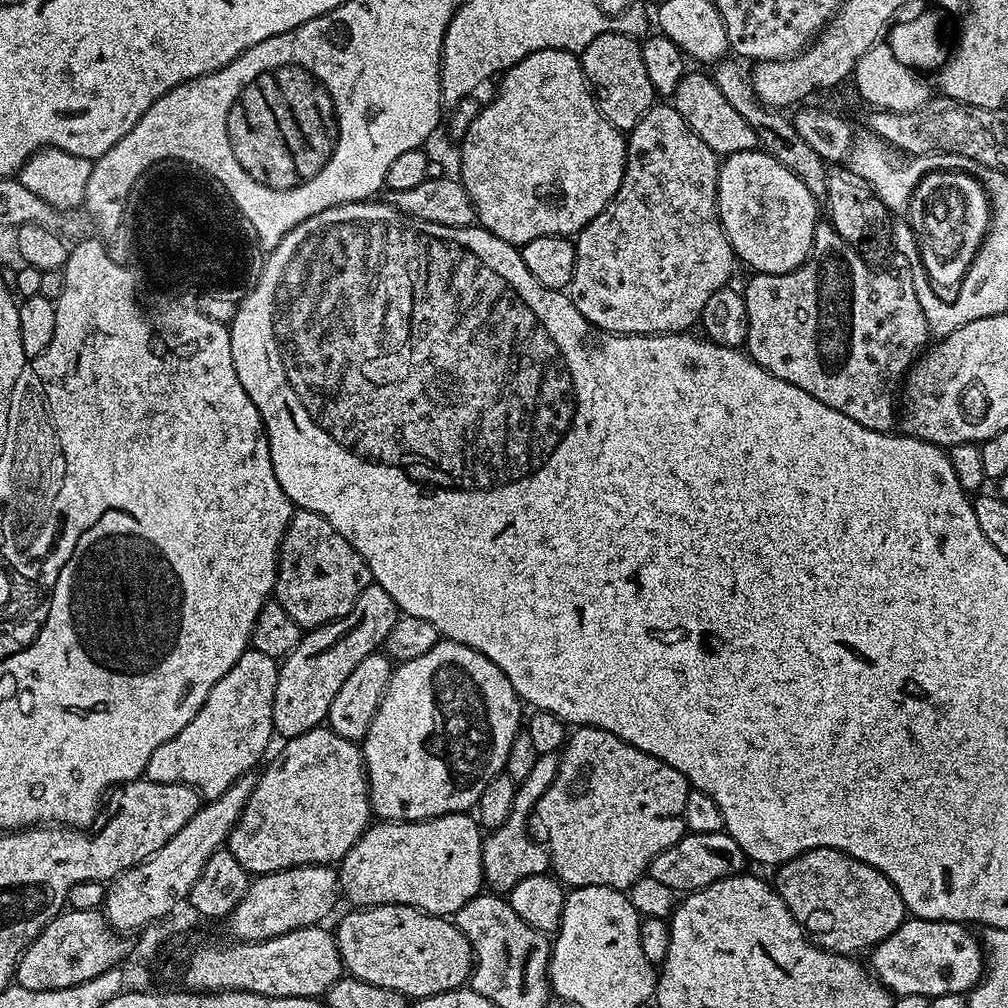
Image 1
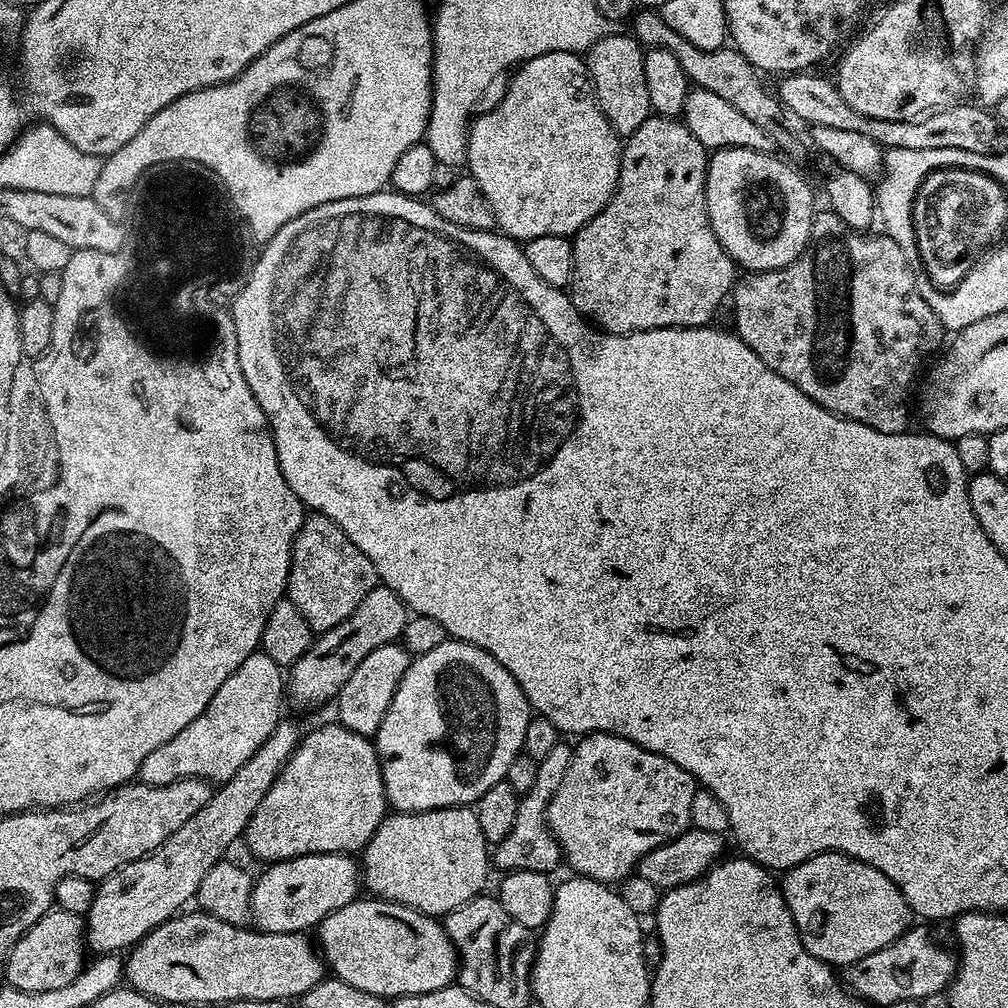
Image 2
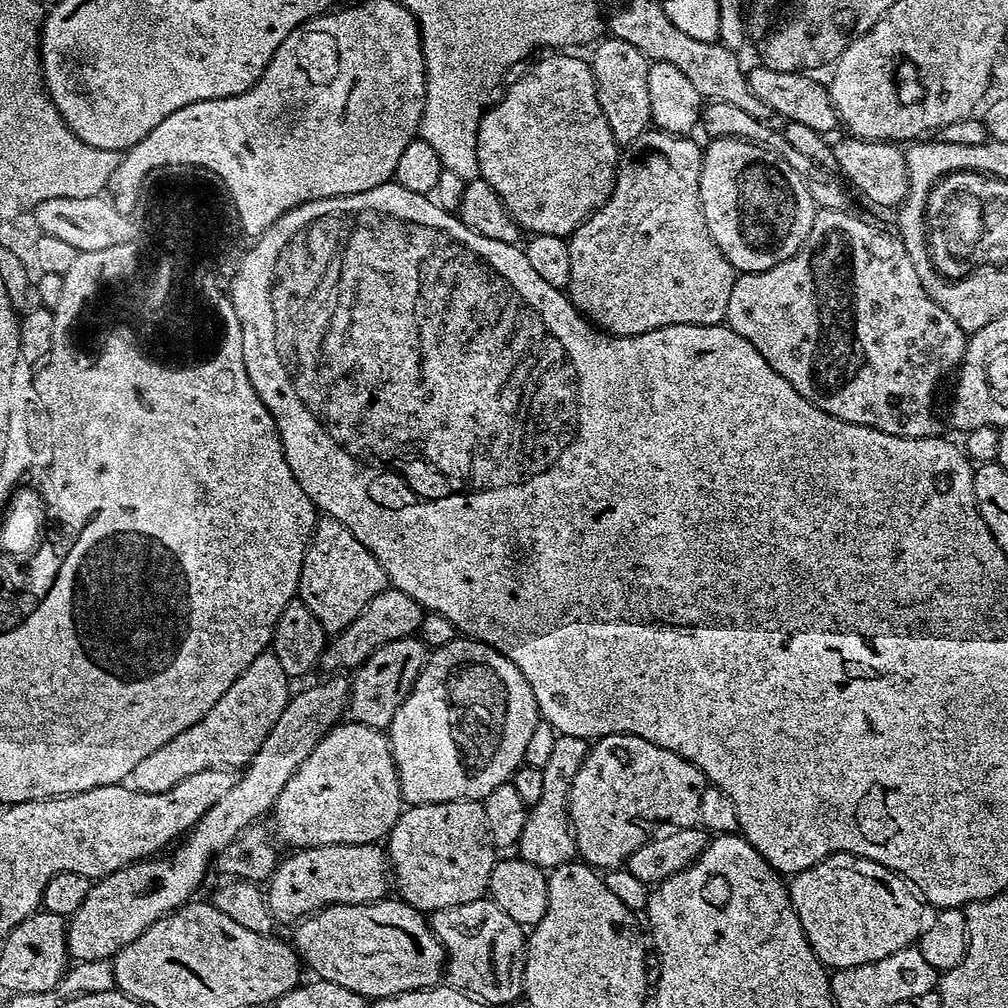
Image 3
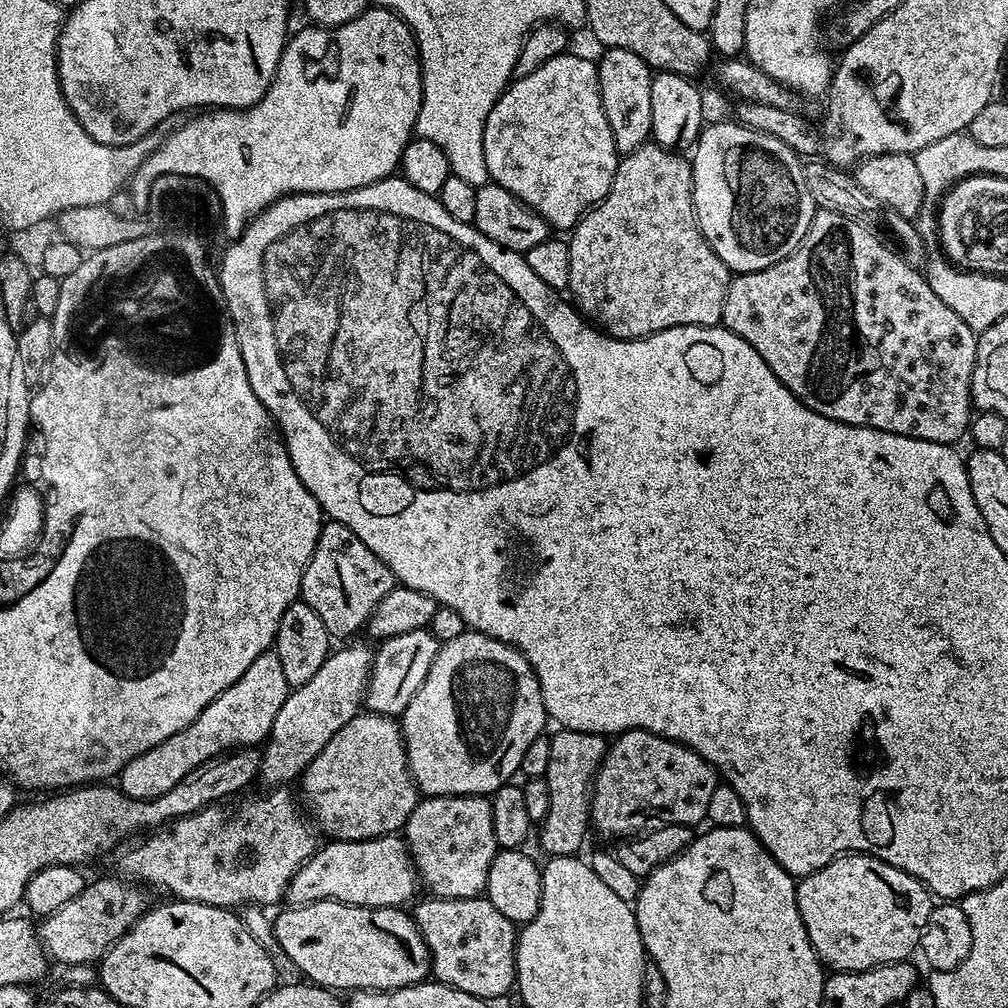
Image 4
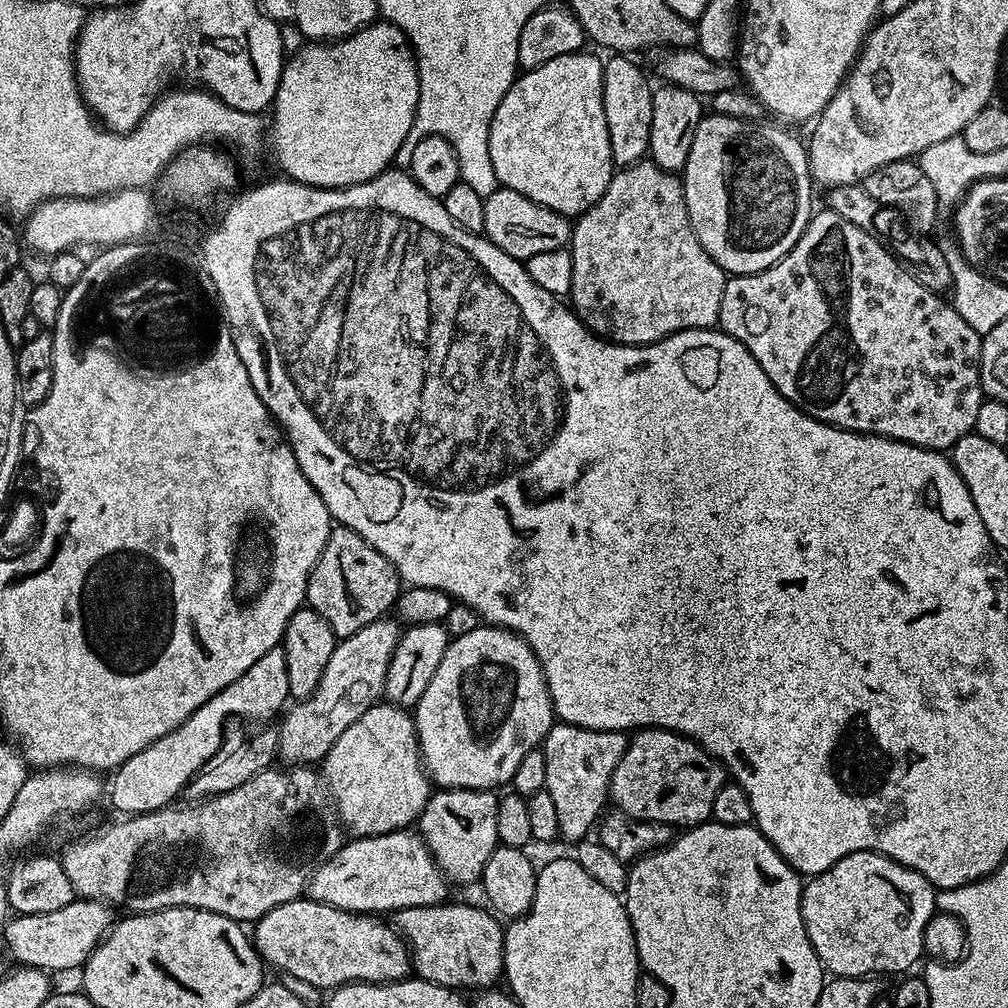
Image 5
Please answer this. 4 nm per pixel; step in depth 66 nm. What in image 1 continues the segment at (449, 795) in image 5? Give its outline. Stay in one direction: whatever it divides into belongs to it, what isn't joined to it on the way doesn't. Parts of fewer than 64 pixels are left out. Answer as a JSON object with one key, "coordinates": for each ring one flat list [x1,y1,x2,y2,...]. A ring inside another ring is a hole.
{"coordinates":[[455,812,429,820,386,820,373,823,354,842,338,865,340,890,353,909,373,908,379,904,401,904,428,912,431,916,451,917,466,902,481,895,484,884,482,846,484,836,475,815]]}

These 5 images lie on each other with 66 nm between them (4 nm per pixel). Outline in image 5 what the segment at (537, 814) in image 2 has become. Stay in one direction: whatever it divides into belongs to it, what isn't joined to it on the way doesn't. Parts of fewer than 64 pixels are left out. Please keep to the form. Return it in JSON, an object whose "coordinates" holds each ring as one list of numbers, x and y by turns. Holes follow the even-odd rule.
{"coordinates":[[553,723,542,745,546,758,544,791,554,798,561,841,583,841,589,835,587,832,597,827,605,811,604,803,607,805,610,800,614,766,618,766,622,754,628,749,628,741,629,737,623,732,586,730,573,724]]}

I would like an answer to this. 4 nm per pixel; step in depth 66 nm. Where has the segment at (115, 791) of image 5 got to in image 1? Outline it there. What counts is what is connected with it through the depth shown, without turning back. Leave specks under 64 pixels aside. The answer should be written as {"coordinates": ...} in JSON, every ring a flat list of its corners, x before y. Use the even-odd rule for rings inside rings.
{"coordinates":[[255,650,244,652,232,669,214,682,214,690,206,694,206,702,202,702,198,714,194,714,174,738,154,750,148,763,147,779,163,784,185,784,200,793,205,801,226,794,238,778,249,775,252,767,265,759,264,751,274,740,272,719,277,682,277,657]]}

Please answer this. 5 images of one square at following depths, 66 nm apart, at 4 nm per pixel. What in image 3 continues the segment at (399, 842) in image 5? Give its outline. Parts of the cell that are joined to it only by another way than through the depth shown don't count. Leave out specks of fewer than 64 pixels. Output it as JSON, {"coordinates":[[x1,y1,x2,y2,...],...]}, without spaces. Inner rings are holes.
{"coordinates":[[335,844,301,848,279,861,266,884,273,921,291,925,329,904,372,904,390,892,390,865,380,844]]}

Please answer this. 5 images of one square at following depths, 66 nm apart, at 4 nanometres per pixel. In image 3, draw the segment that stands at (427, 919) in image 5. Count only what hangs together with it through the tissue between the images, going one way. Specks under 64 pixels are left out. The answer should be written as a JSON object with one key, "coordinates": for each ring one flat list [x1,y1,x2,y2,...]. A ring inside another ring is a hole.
{"coordinates":[[490,898,466,902,431,913,433,934,444,948,446,984,483,1000,485,1005,512,1004,524,994,525,929]]}

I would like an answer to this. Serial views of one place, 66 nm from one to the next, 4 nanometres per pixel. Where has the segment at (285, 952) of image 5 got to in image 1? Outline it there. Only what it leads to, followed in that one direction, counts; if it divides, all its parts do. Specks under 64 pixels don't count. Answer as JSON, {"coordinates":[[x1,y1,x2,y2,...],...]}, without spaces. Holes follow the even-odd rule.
{"coordinates":[[379,904,373,908,348,910,340,925,334,928,334,935,347,975,357,976,362,982,370,982,374,986,386,986,386,990,398,990,409,998,449,992,467,985,472,975,472,947,455,923,442,916,419,912,410,906]]}

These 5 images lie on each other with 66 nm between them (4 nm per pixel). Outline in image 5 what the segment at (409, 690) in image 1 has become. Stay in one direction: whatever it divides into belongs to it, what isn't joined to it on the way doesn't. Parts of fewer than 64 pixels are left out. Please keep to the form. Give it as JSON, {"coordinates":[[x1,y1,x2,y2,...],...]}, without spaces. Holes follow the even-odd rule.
{"coordinates":[[481,626,449,643,438,670,434,670,434,678,430,678,430,686,414,706,414,719,420,759,433,785,483,792,499,789,499,784,507,785,511,781,518,762,530,750,543,745,554,723,554,713,544,671,532,647,506,628]]}

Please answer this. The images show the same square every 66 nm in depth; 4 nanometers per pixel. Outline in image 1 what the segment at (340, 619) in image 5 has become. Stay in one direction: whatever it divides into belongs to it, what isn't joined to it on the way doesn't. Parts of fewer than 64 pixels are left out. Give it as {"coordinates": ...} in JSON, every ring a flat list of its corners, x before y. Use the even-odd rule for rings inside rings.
{"coordinates":[[293,511,292,521,280,543,274,598,301,629,320,628,350,614,362,590,371,583,372,575,358,550,354,550,326,518,313,512]]}

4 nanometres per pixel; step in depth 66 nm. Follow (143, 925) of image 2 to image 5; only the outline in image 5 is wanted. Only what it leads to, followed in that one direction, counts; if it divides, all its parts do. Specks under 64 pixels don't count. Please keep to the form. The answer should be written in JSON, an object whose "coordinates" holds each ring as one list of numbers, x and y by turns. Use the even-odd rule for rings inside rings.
{"coordinates":[[381,618,370,622,370,626,362,626,358,634,345,636,337,643,334,654,330,654,330,662,326,662,326,670,322,672,318,686,305,700,293,703,283,713,284,721,279,721,278,756,285,765,319,765,330,746,338,742,342,730,354,726,354,722,358,722,366,710,381,703,386,674,390,670,390,658,401,635,401,625,395,619],[77,898,62,910,50,914,13,915,4,928,4,944,20,966,39,968,49,974,64,972,67,968,83,969,88,955,108,935,113,923,113,909,102,900]]}

